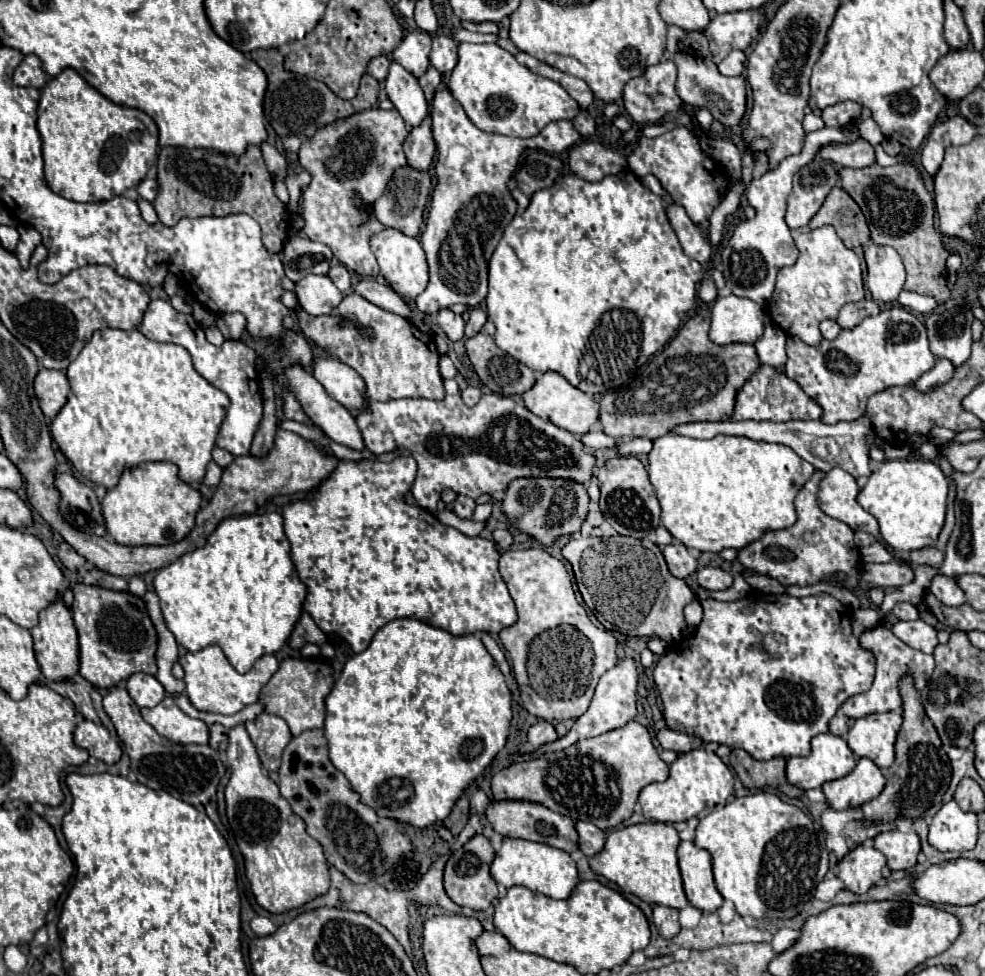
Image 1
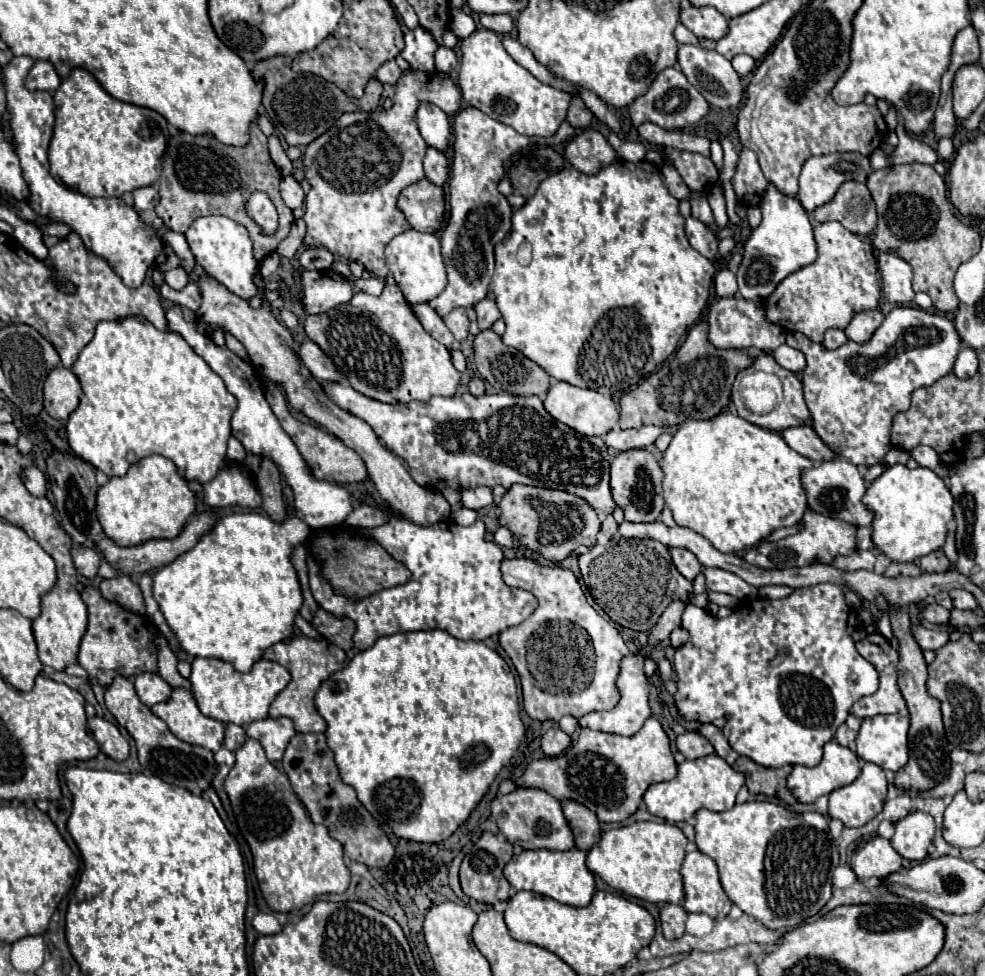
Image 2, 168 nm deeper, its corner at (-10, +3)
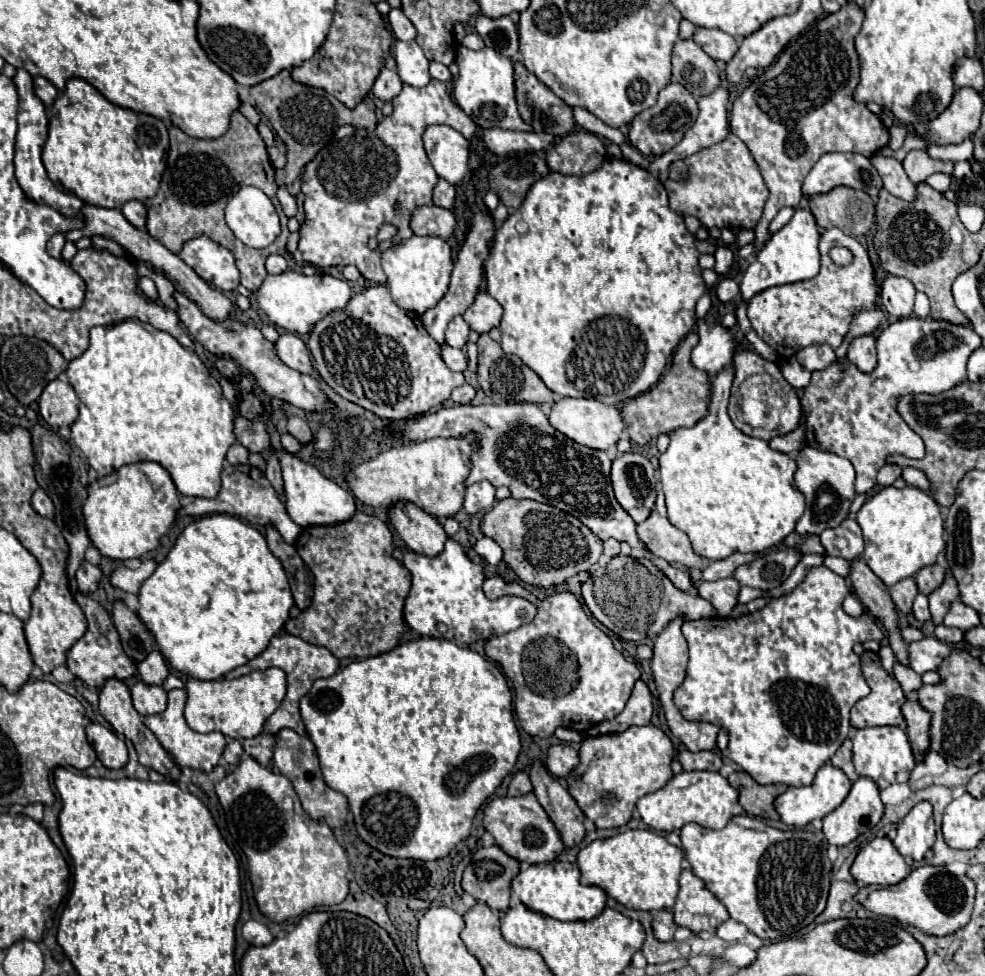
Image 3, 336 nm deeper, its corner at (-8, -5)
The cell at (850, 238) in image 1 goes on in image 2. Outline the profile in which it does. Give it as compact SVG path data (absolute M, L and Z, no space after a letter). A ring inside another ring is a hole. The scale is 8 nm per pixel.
M844 182L836 196L812 212L816 222L838 220L854 234L866 236L876 228L876 206L866 184Z

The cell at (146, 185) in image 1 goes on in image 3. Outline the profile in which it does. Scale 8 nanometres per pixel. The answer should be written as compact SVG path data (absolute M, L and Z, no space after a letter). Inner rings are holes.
M130 200L122 206L122 214L128 218L130 224L134 224L136 228L144 228L146 226L146 206L138 200Z

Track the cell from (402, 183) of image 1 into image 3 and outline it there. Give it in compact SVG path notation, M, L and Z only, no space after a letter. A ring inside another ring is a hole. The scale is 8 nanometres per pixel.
M418 206L412 214L410 228L416 236L438 236L448 240L454 232L454 214L442 206Z

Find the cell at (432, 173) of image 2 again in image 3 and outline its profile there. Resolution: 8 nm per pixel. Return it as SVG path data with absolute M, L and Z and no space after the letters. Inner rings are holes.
M438 178L436 186L434 186L434 194L432 194L432 202L436 206L442 206L442 208L450 208L452 202L454 202L454 186L444 180L444 178Z

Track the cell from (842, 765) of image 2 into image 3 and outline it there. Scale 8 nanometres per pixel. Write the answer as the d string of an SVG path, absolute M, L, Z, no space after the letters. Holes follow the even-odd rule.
M826 762L818 772L816 778L810 786L790 786L784 794L780 794L774 802L774 808L778 810L782 822L786 822L788 826L806 826L808 822L812 822L814 818L824 818L828 812L832 812L834 808L838 808L842 804L842 800L848 796L852 782L848 780L848 776L842 772L842 768L832 766L830 762Z

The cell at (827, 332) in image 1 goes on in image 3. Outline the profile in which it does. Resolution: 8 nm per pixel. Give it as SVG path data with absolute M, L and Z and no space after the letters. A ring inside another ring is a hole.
M816 344L816 346L808 346L808 348L802 348L798 354L796 354L798 362L814 372L814 370L822 370L826 368L828 364L832 364L836 360L836 352L830 344Z

